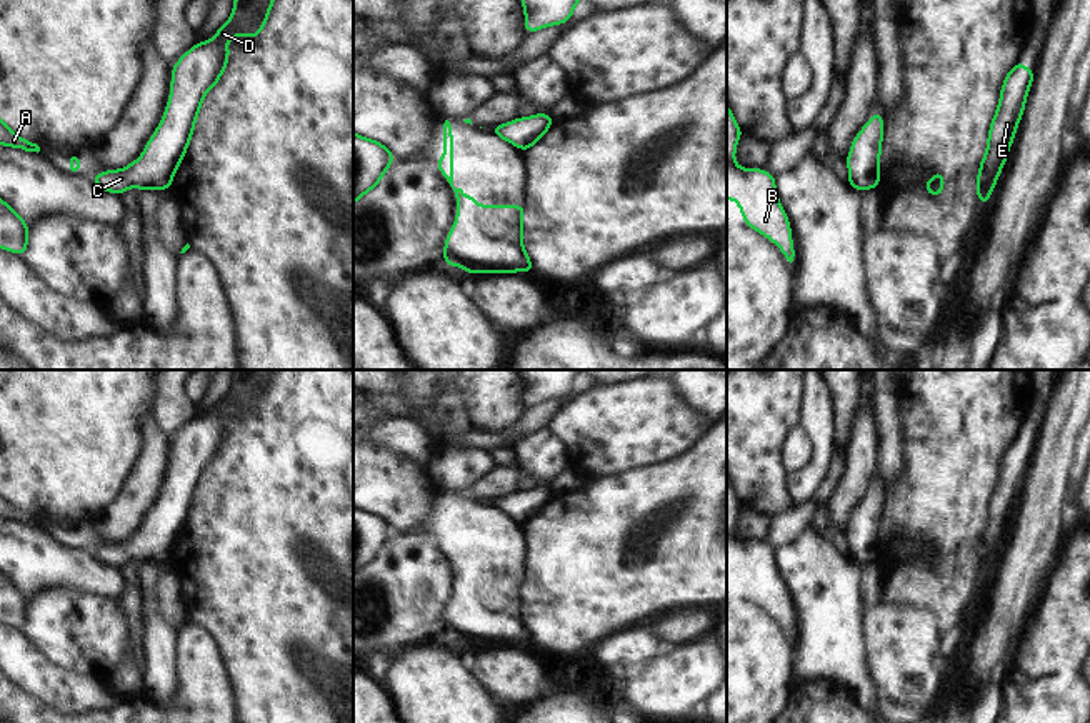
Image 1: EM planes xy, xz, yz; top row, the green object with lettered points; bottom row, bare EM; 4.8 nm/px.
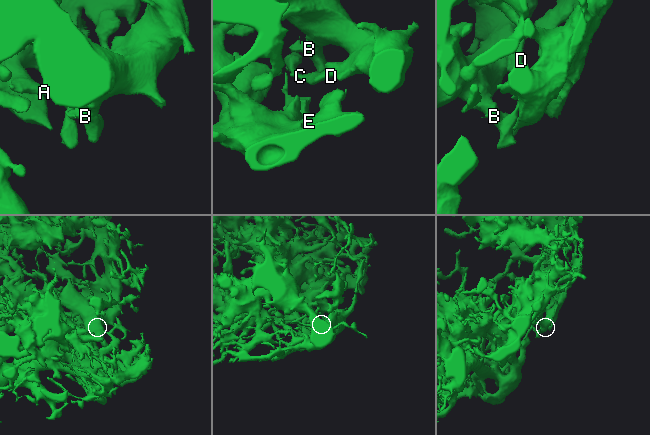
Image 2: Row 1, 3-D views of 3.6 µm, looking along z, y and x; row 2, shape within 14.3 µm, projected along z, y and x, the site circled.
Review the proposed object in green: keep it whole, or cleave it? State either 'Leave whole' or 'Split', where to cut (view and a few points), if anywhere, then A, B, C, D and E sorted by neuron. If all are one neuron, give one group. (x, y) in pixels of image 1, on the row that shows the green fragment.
Leave whole. No split. Groups: A B C D E.

